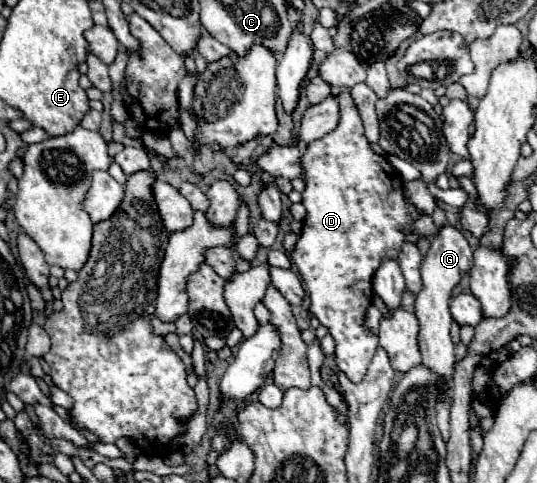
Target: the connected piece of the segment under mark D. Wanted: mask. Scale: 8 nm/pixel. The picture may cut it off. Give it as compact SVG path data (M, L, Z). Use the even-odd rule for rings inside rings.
M348 91L338 95L340 99L340 123L334 131L306 145L302 155L302 169L306 169L306 191L304 207L308 217L304 221L302 235L292 251L292 261L298 267L304 287L310 293L312 313L318 321L328 327L330 335L336 341L336 367L346 373L350 381L360 381L366 375L368 363L374 357L374 349L378 347L378 337L374 337L364 327L366 309L372 303L372 277L384 257L398 257L402 243L418 241L424 235L434 235L438 229L430 215L418 215L404 199L404 185L400 173L380 155L370 149L370 143L364 137L362 119L354 107L354 101Z

